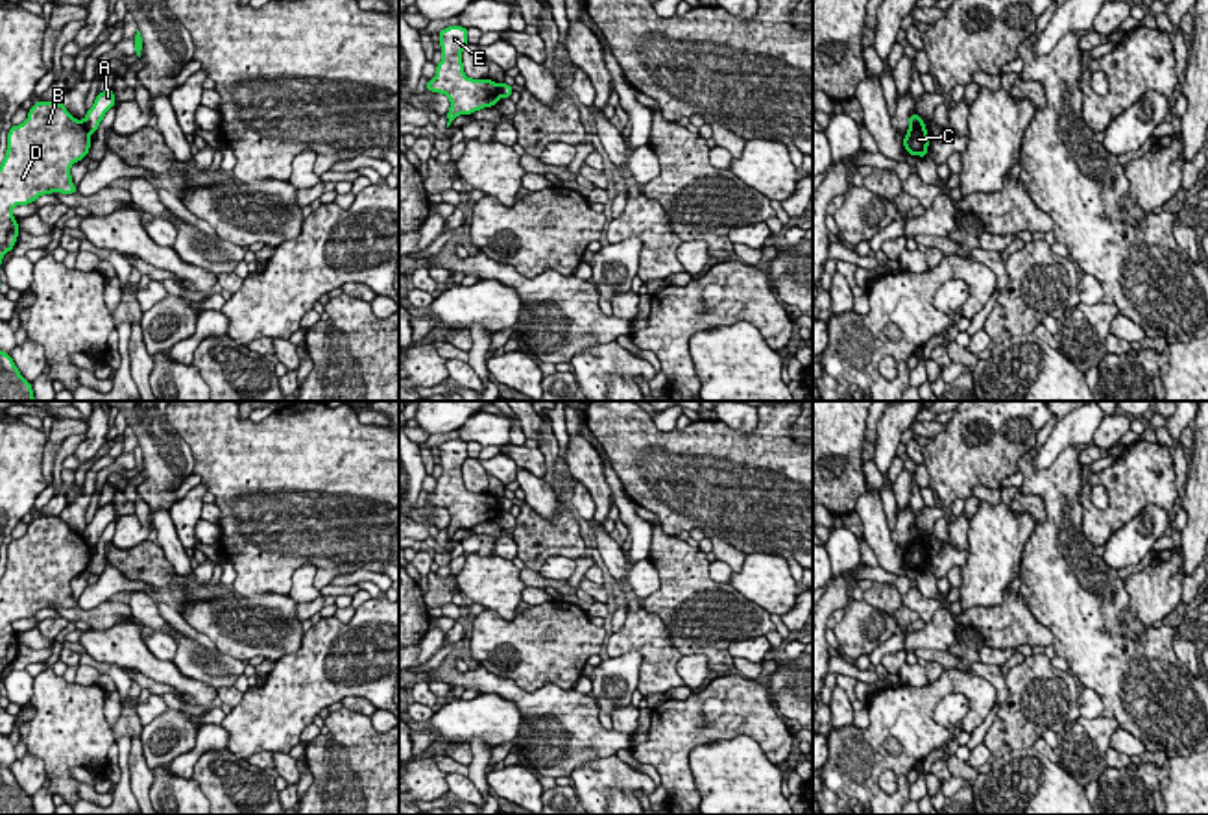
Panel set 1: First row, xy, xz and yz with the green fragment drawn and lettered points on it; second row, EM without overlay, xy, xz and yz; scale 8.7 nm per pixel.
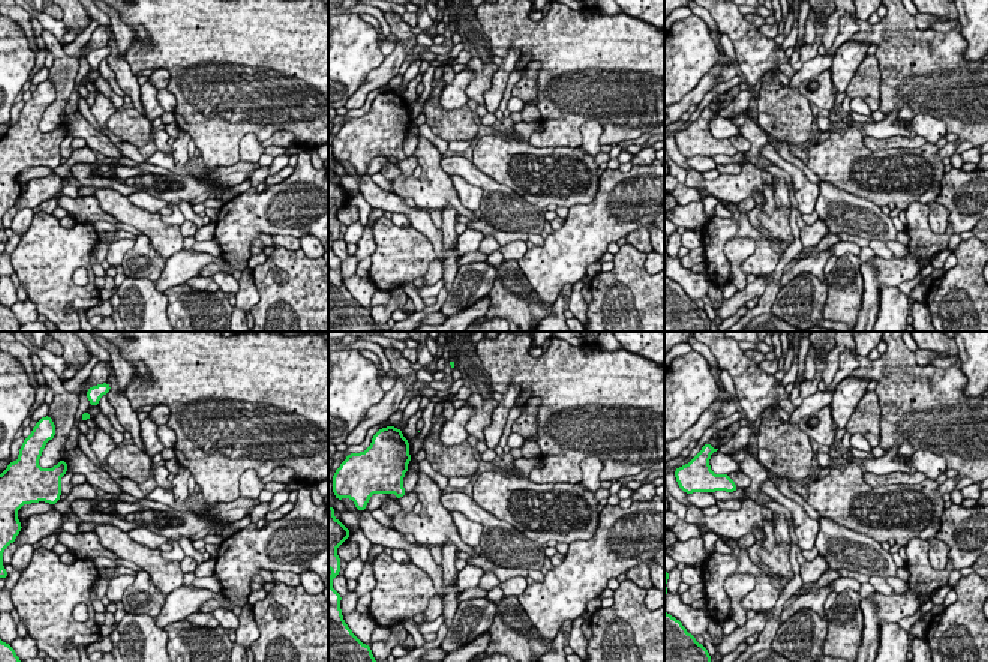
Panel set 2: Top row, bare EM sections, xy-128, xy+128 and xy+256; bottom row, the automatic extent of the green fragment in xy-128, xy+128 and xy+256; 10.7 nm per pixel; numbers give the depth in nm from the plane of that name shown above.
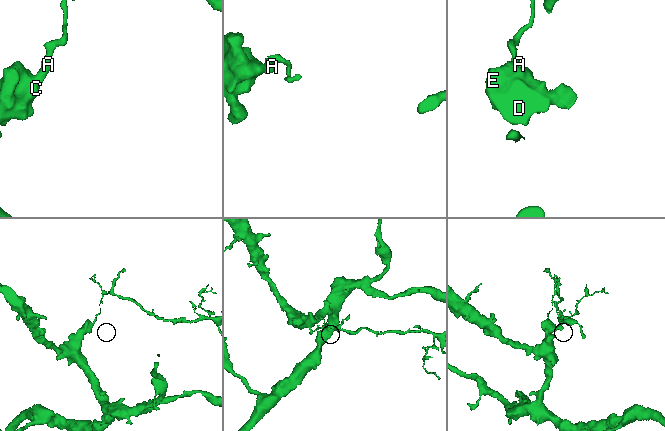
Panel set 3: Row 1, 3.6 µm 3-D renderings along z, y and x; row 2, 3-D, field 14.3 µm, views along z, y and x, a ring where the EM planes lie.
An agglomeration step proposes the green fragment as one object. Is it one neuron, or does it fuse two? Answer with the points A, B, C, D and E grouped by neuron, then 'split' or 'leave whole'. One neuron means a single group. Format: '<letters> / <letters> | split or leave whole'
A / B C D E | split

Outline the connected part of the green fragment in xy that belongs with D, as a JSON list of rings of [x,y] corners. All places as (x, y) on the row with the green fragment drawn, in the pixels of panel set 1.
[[[35,102],[28,118],[11,126],[0,164],[0,264],[18,237],[11,211],[44,194],[78,192],[70,168],[87,157],[91,142],[85,124],[61,102]]]

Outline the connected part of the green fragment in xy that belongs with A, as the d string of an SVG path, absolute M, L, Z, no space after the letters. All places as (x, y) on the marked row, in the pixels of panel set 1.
M107 89L100 92L91 109L87 109L85 118L81 120L89 133L96 133L100 122L103 120L105 113L115 107L115 92Z

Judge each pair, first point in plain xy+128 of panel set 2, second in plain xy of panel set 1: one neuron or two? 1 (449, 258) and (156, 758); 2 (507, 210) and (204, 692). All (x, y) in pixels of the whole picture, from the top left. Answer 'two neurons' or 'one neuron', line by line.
1: two neurons
2: two neurons

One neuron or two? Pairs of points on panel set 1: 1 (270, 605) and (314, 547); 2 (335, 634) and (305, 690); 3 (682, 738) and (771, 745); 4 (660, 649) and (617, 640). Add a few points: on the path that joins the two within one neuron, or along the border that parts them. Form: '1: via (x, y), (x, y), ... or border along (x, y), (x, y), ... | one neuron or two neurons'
1: border along (235, 592), (244, 596), (289, 594) | two neurons
2: via (331, 647), (324, 656), (324, 668), (314, 677) | one neuron
3: via (704, 730), (713, 727), (748, 727) | one neuron
4: via (649, 640), (628, 640) | one neuron

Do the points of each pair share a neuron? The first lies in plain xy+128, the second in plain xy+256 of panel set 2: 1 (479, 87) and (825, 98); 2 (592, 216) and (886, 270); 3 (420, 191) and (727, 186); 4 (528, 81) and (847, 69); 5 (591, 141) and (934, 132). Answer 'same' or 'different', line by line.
1: same
2: same
3: same
4: different
5: same

